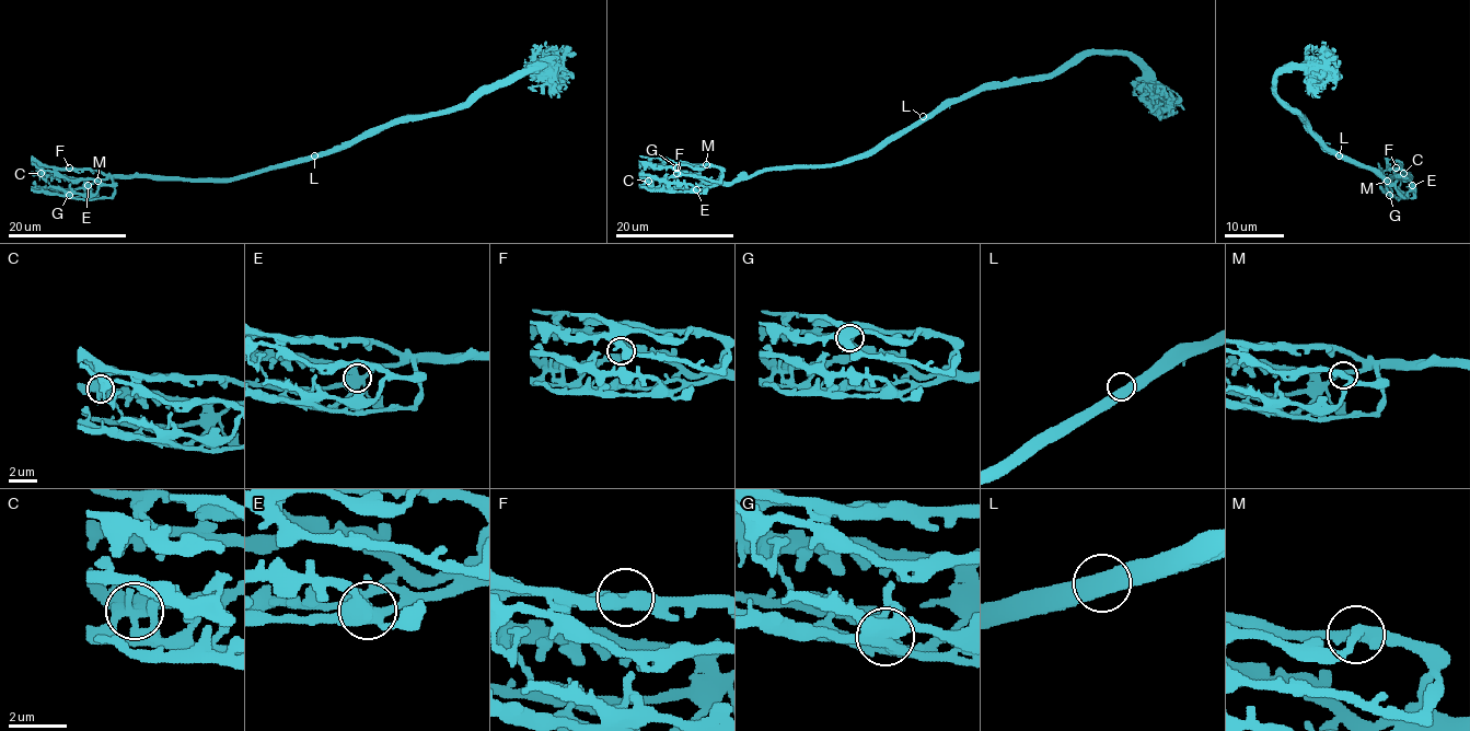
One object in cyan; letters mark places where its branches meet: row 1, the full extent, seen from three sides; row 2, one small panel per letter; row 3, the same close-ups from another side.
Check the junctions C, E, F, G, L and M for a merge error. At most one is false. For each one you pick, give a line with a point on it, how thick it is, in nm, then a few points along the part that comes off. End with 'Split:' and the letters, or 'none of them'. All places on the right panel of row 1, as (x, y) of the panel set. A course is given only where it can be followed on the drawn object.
Split: none of them

